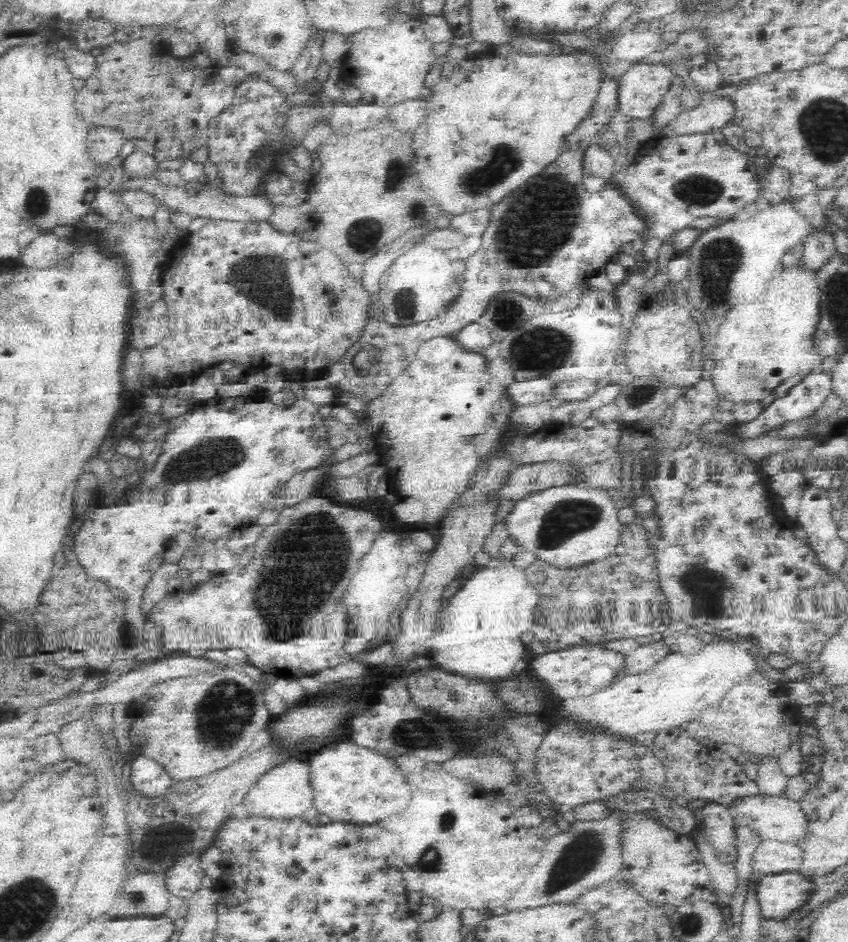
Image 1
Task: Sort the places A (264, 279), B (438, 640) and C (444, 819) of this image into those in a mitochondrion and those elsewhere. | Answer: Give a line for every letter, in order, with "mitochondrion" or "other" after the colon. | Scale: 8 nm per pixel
A: mitochondrion
B: other
C: mitochondrion

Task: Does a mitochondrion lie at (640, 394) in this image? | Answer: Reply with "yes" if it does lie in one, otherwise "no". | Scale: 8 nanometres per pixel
yes

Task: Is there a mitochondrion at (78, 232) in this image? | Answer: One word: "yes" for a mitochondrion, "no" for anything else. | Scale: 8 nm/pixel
no

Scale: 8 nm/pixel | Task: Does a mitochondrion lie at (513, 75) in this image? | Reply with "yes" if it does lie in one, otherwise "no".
no

